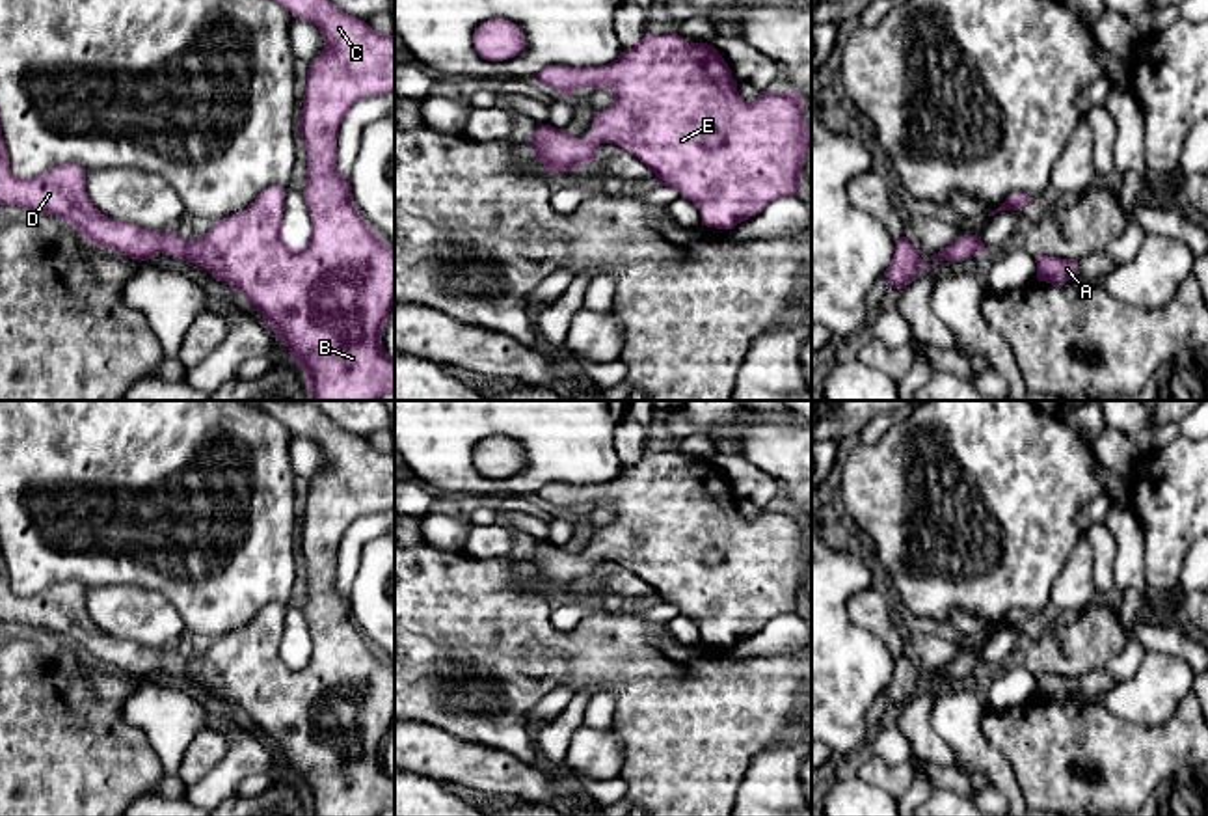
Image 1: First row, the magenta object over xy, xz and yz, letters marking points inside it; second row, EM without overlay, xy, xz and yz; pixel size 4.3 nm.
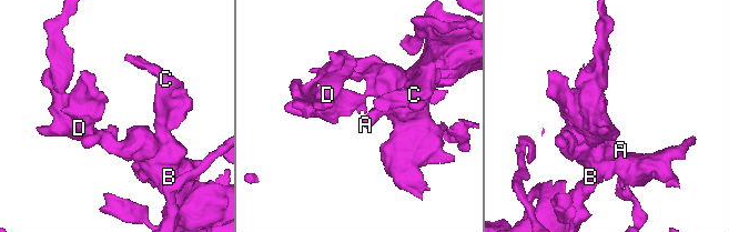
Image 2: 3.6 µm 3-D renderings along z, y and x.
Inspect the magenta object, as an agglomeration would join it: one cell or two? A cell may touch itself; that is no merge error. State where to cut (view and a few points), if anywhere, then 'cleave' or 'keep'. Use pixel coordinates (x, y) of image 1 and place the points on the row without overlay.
cut none; keep

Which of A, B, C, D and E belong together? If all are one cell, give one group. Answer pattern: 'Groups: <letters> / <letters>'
Groups: A B C D E

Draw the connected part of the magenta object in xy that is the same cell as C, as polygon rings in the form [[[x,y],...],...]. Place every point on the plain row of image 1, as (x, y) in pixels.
[[[244,401],[272,414],[292,434],[313,440],[322,455],[324,468],[309,483],[307,501],[303,510],[303,525],[300,533],[300,550],[307,563],[307,602],[303,615],[311,633],[311,654],[292,665],[285,660],[283,628],[285,605],[270,604],[244,628],[227,633],[201,656],[181,658],[177,648],[168,650],[141,646],[127,639],[114,639],[102,632],[86,609],[86,587],[74,581],[56,583],[50,589],[32,596],[20,596],[9,587],[9,570],[0,546],[0,622],[17,622],[32,628],[41,628],[63,637],[78,646],[89,661],[97,665],[114,665],[121,673],[138,678],[168,669],[190,682],[205,686],[216,699],[223,699],[231,706],[246,712],[249,721],[264,736],[264,741],[274,747],[281,760],[289,766],[292,777],[303,786],[311,816],[380,816],[395,810],[395,777],[387,773],[382,762],[382,747],[395,719],[395,665],[385,663],[380,652],[363,637],[352,619],[350,598],[344,598],[337,587],[337,553],[339,544],[350,525],[372,512],[382,512],[395,507],[395,453],[382,453],[372,447],[363,436],[356,436],[335,425],[324,410],[313,401],[281,402],[281,401]]]

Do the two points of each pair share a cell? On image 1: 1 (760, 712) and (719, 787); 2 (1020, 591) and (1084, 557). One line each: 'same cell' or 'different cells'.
1: same cell
2: different cells

